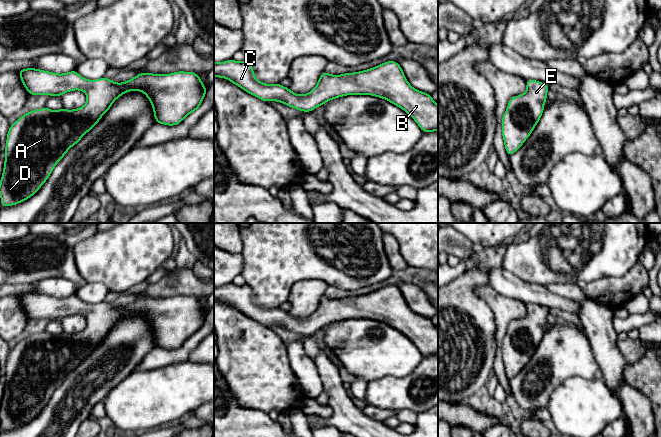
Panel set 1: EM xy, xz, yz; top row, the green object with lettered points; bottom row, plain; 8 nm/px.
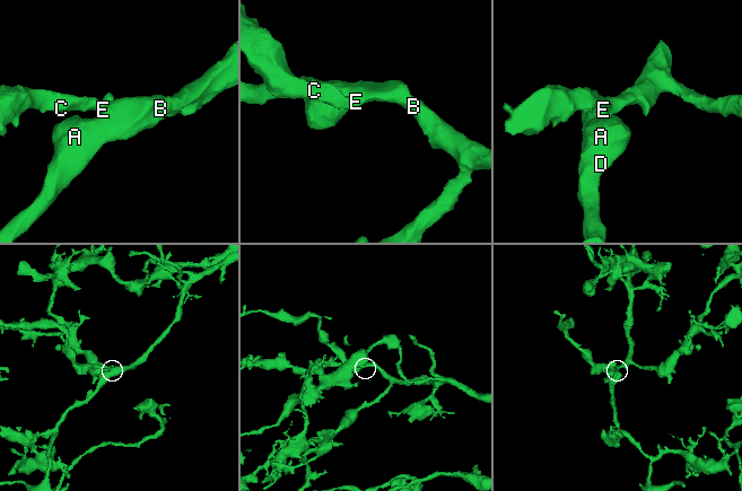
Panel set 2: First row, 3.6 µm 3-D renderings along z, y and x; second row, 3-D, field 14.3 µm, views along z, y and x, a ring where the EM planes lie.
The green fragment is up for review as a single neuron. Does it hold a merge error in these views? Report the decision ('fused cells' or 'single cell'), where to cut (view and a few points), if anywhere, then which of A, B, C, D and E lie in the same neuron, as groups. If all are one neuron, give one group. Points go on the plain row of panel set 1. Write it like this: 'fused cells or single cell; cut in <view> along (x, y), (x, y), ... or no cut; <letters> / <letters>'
single cell; no cut; A B C D E

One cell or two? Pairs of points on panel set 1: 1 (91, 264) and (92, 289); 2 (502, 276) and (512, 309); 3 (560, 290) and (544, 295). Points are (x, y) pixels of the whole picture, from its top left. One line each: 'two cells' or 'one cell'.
1: two cells
2: two cells
3: two cells

